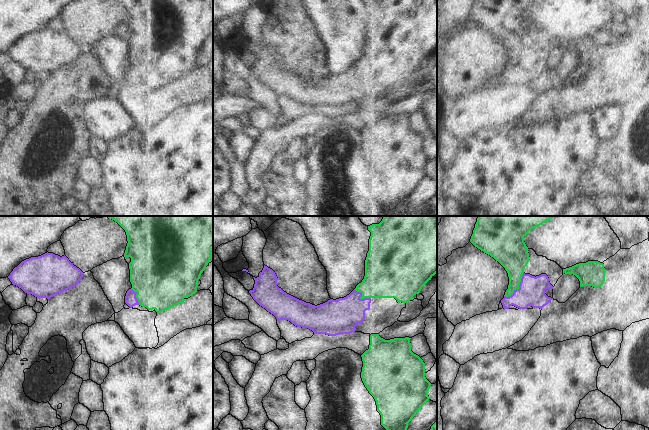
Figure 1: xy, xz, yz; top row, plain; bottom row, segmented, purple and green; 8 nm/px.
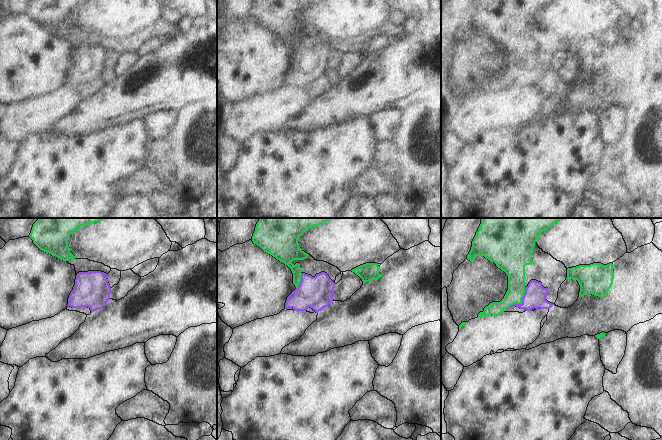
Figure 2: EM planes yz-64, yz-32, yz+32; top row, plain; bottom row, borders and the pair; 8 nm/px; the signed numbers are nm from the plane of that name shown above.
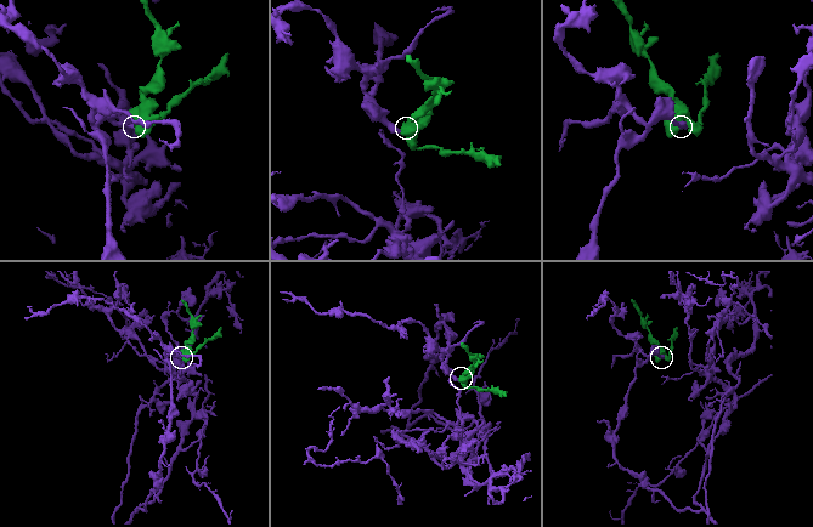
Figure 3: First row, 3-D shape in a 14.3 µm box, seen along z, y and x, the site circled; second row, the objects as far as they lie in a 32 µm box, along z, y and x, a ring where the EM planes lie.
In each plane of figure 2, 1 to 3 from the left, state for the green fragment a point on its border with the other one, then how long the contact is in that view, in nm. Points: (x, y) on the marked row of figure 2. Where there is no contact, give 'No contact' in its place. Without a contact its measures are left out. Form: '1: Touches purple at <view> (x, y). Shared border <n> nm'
1: No contact
2: Touches purple at yz-32 (301, 281). Shared border 140 nm
3: Touches purple at yz+32 (522, 302). Shared border 220 nm

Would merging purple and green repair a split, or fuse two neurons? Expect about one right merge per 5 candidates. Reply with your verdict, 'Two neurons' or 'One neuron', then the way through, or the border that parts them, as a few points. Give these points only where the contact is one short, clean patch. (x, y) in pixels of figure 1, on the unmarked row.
One neuron. Path across: yz (531, 68), (519, 63), (514, 33)

